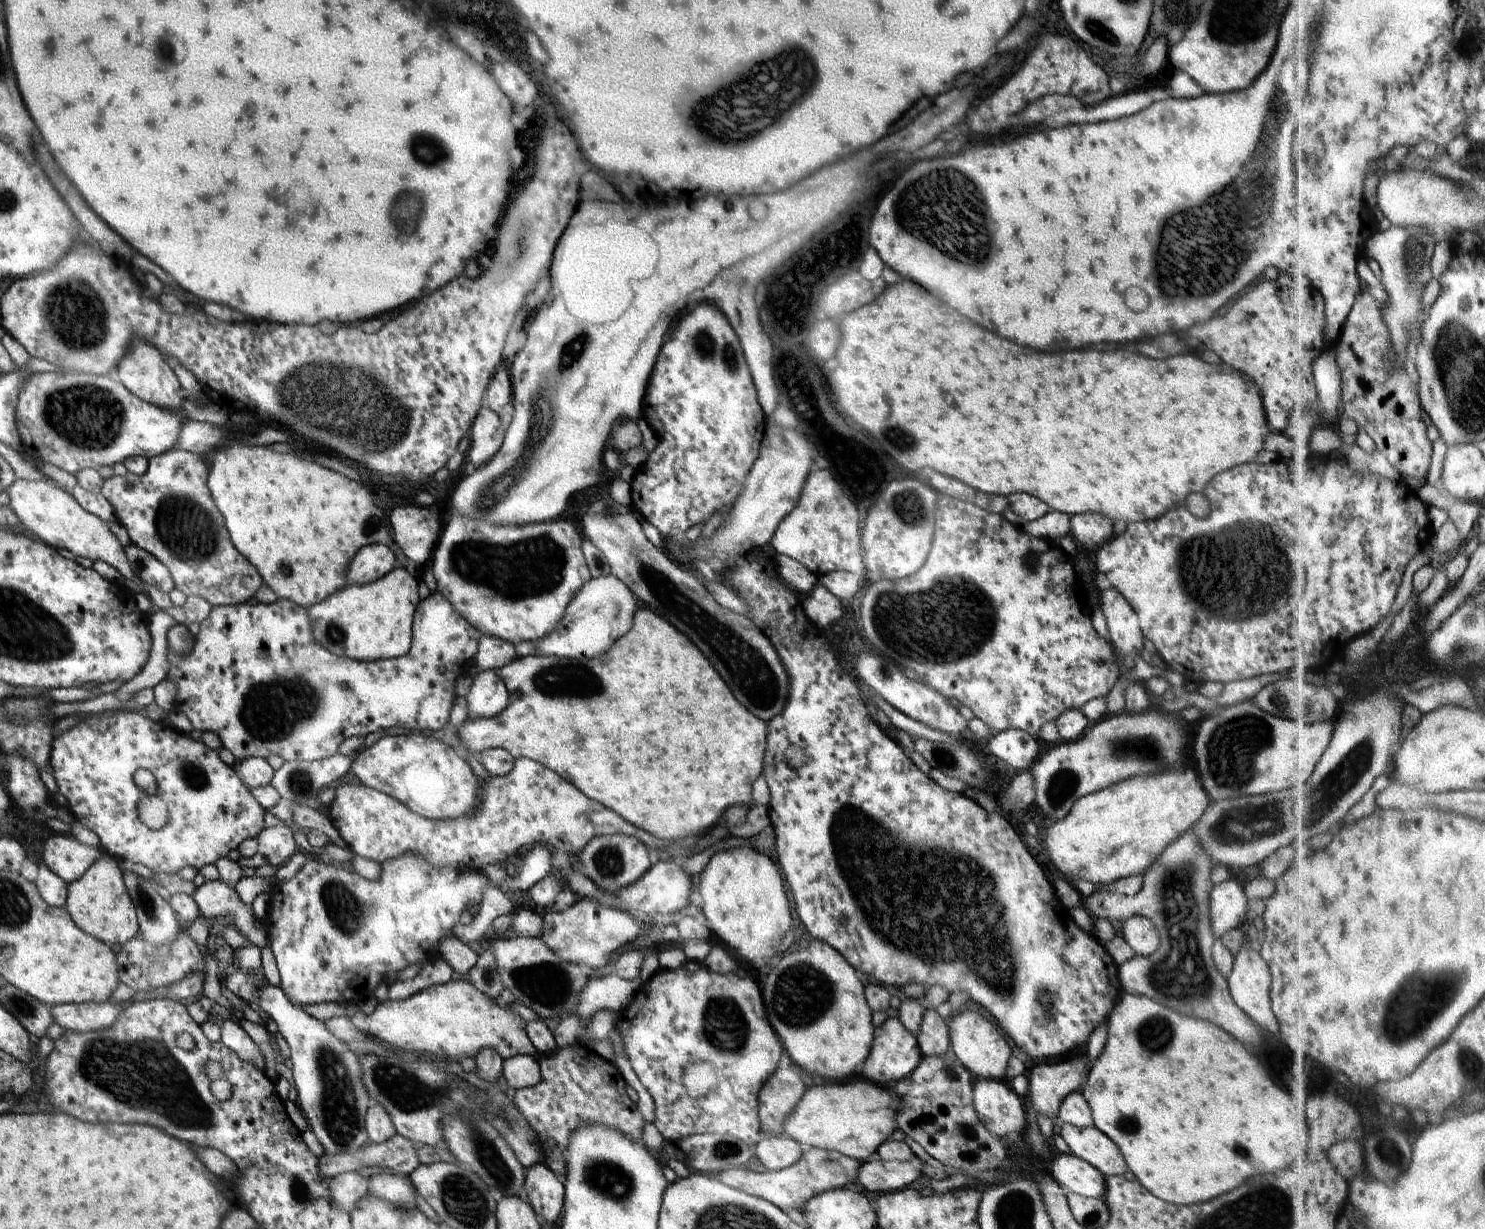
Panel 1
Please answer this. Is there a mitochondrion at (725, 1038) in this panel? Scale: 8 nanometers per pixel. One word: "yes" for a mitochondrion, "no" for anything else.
yes

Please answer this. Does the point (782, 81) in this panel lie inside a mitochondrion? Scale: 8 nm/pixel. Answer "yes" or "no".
yes

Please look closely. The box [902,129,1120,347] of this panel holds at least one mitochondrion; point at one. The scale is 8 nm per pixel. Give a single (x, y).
(960, 198)

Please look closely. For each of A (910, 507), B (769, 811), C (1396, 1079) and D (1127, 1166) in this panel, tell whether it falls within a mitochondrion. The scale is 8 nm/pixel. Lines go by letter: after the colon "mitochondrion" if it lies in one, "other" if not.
A: mitochondrion
B: other
C: other
D: other

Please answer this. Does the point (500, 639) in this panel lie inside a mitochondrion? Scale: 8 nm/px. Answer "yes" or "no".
no

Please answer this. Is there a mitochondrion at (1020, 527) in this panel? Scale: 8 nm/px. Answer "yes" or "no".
no

